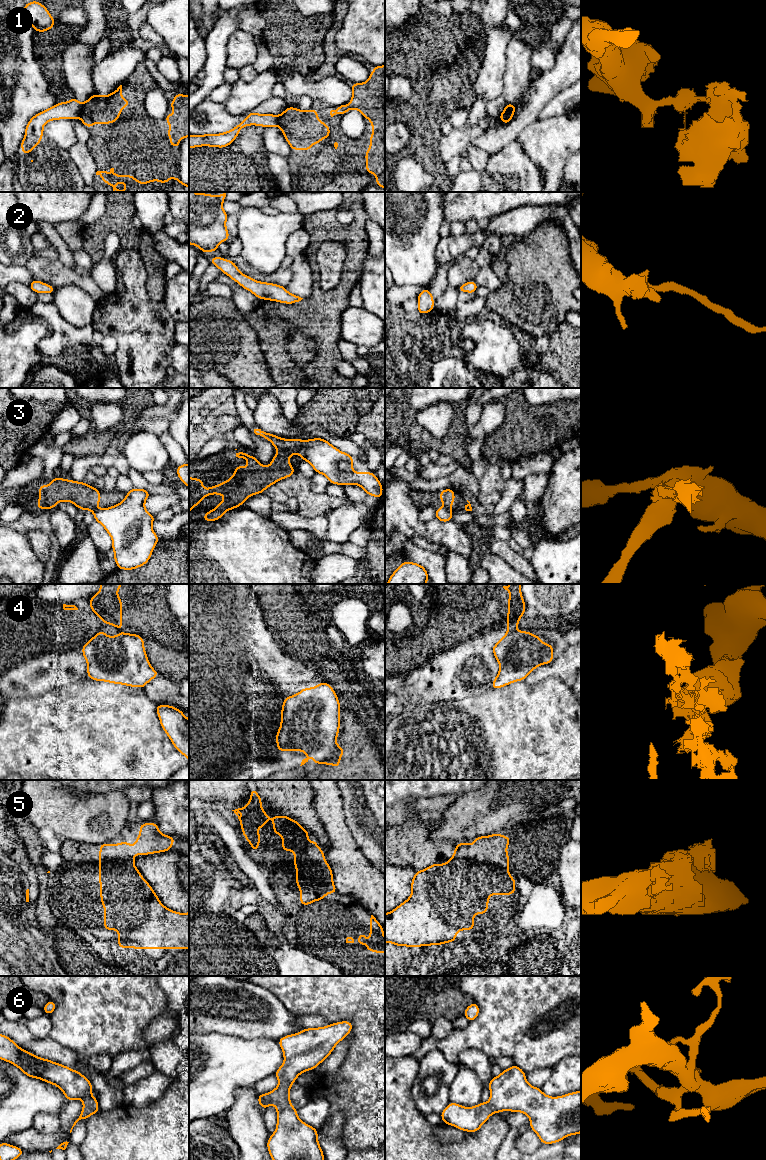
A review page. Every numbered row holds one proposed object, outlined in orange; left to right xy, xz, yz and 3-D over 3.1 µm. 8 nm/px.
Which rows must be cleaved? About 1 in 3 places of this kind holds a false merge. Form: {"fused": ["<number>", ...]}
{"fused": ["1", "3", "5"]}

